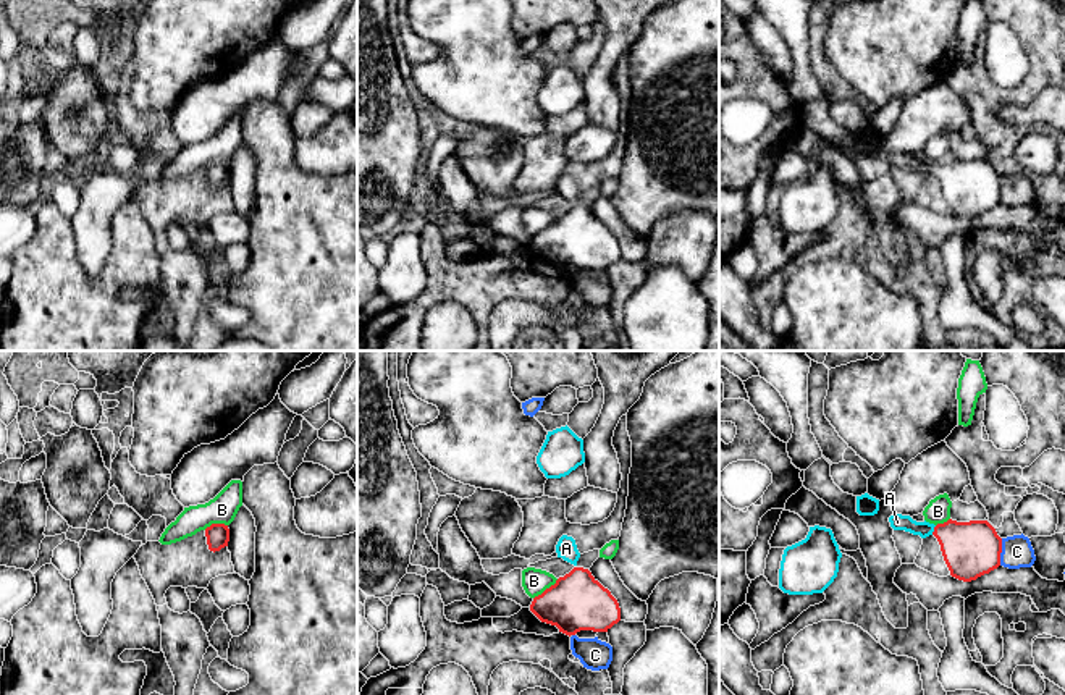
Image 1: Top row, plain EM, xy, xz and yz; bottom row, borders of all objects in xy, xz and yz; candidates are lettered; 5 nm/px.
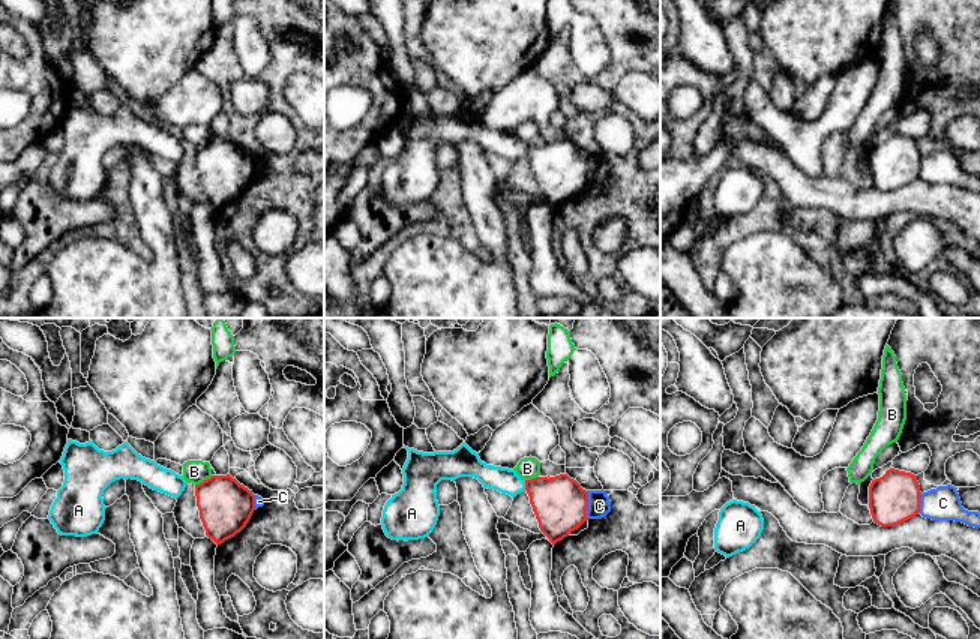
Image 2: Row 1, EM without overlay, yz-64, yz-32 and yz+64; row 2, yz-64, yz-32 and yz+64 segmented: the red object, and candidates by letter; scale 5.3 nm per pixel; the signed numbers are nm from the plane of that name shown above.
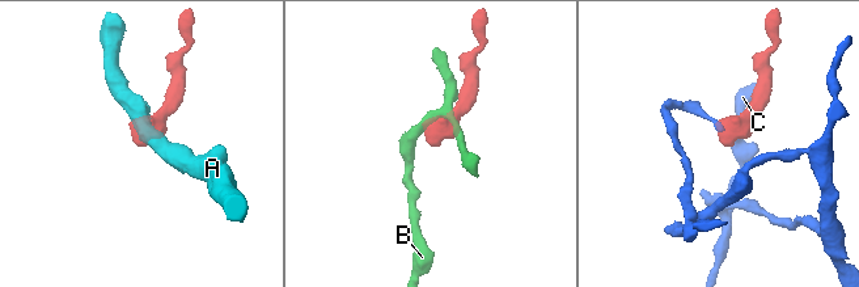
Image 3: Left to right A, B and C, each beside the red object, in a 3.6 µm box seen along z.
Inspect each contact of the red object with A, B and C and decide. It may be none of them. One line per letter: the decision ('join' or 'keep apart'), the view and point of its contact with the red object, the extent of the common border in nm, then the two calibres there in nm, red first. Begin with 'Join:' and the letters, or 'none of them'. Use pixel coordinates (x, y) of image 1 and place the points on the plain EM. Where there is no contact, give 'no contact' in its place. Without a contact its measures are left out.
Join: A
A: join | yz (934, 168) | 50 nm | 280/80 nm
B: keep apart | xz (547, 227) | 160 nm | 280/130 nm
C: keep apart | yz (1001, 189) | 140 nm | 280/160 nm

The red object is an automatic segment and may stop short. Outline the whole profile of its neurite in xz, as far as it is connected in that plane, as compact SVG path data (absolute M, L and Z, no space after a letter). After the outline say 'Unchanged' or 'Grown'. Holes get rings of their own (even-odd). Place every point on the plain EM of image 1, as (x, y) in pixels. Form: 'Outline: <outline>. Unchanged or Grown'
Outline: M574 205L535 234L530 249L569 275L580 268L608 270L621 259L617 238L583 205Z. Unchanged

